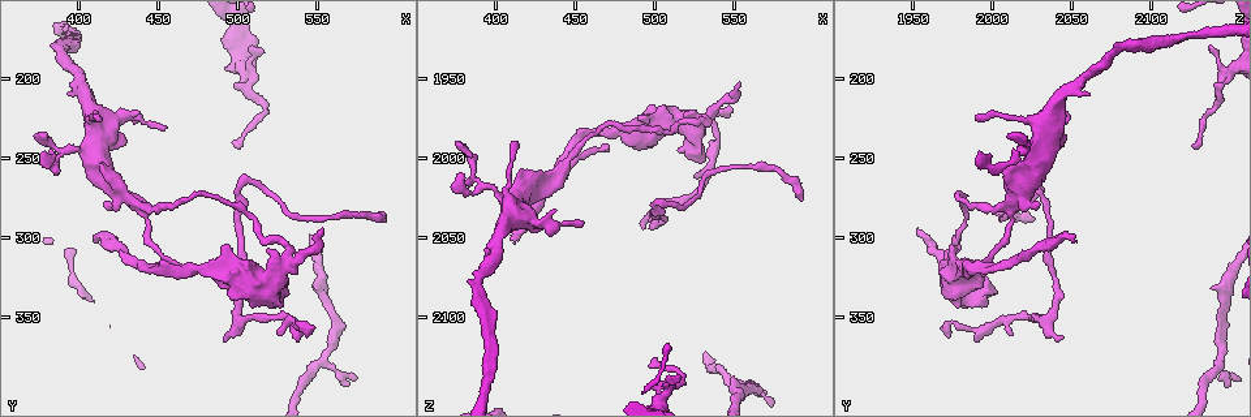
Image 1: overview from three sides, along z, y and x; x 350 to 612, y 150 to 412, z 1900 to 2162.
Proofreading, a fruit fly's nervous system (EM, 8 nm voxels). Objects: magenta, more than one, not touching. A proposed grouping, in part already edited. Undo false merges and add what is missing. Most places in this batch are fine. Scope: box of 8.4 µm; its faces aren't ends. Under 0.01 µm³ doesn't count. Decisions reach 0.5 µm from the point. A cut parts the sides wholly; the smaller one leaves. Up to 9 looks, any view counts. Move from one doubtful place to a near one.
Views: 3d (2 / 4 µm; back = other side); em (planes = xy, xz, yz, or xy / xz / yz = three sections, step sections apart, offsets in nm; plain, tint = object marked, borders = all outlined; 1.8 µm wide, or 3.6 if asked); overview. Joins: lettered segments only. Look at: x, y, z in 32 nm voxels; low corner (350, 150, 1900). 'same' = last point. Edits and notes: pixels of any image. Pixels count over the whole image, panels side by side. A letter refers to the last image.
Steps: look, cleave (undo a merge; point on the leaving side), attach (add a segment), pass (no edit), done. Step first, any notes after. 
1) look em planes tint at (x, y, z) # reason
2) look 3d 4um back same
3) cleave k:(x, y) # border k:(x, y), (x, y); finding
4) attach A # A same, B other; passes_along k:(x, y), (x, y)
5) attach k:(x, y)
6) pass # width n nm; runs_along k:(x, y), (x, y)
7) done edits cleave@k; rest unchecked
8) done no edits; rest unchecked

look 3d 4um back at (390, 246, 2018) # sharp bend

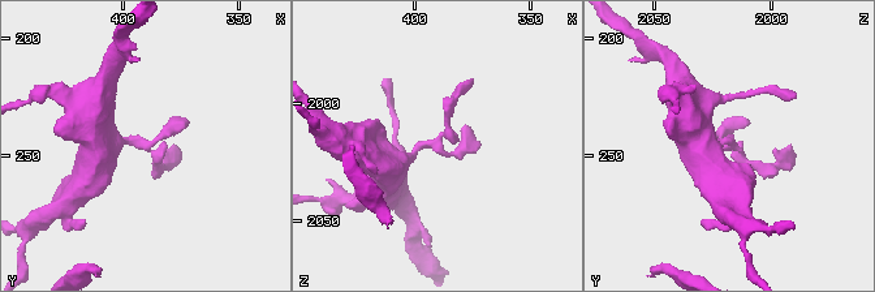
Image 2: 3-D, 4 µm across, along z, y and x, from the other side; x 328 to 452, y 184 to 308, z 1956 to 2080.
look em yz step 16 borders at (390, 244, 2017) # now the EM

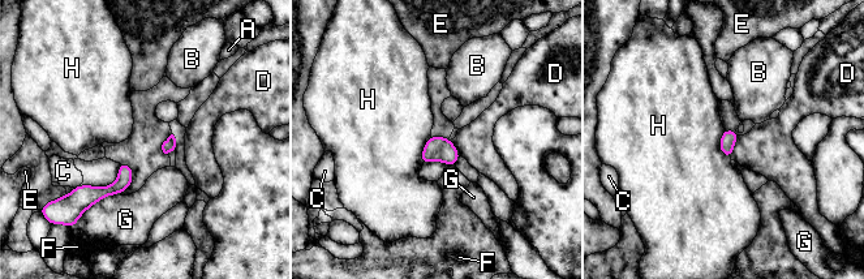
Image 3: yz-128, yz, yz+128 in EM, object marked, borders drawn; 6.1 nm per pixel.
look em planes borders same # cut it another way

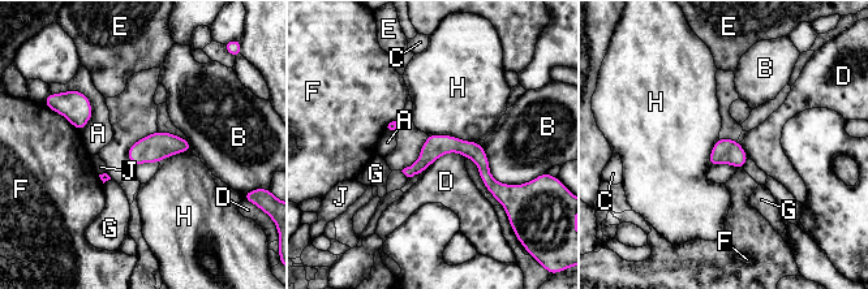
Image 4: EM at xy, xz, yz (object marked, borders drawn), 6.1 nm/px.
pass # A other, B other, C other, D other, E other, F other, G other, H other, J other; runs_along 4:(407, 171), (460, 146), (499, 186); all the same cell

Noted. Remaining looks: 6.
look em xy step 16 tint at (552, 296, 1950) # thin end

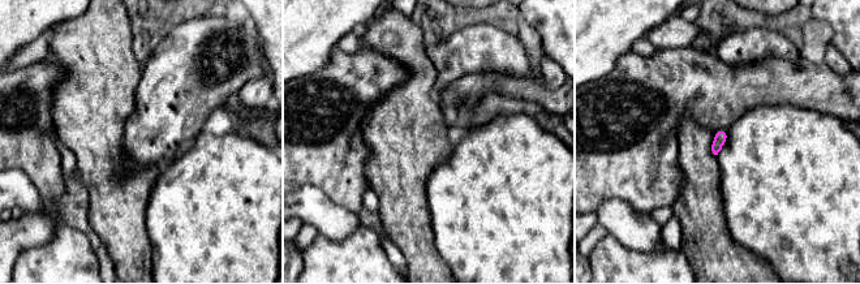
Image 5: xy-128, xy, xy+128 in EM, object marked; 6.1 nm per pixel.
look em planes borders same

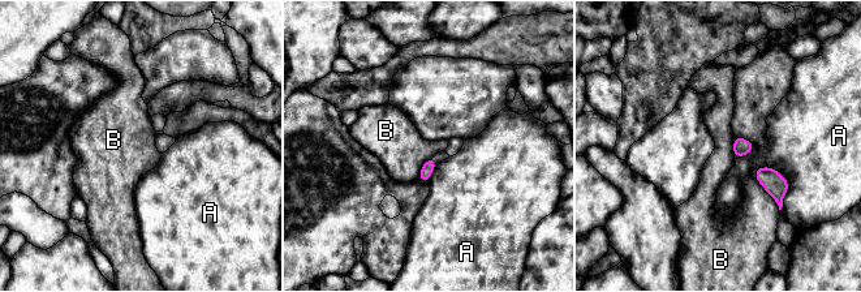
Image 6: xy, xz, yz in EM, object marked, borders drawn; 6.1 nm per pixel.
pass # A other, B other; border 6:(753, 175), (774, 200), (779, 210); none of them fits

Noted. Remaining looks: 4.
look em planes borders at (548, 354, 1968) # thin end

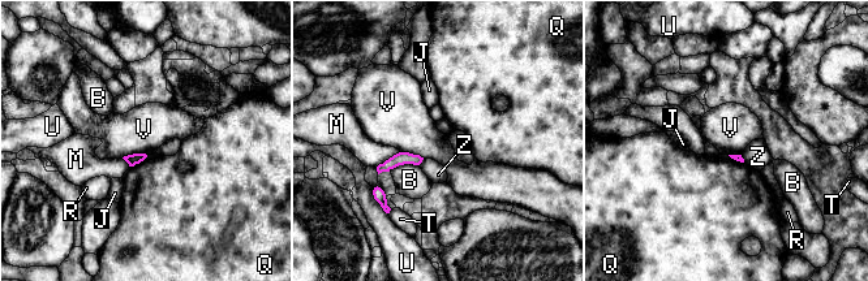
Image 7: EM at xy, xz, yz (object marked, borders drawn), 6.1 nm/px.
pass # B other, J other, M other, Q other, R other, T other, U other, V other, Z other; no lettered segment goes on from it

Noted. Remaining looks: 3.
look em planes borders at (516, 182, 2136) # free end

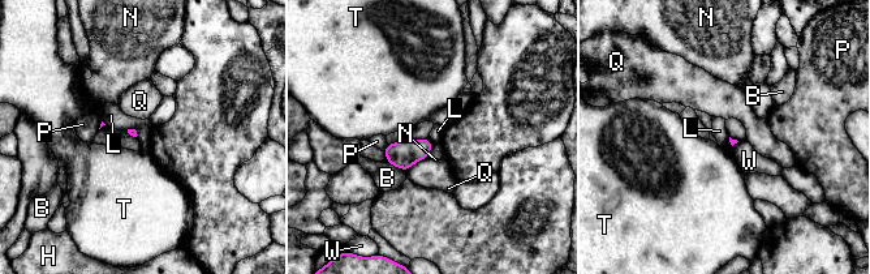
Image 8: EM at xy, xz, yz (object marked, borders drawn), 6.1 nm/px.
pass # longest_contact Q 170 nm; B other, H other, L other, N other, P other, Q other, T other, W other; border 8:(429, 137), (434, 142); no lettered segment goes on from it

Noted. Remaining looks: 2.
done no edits; rest unchecked

